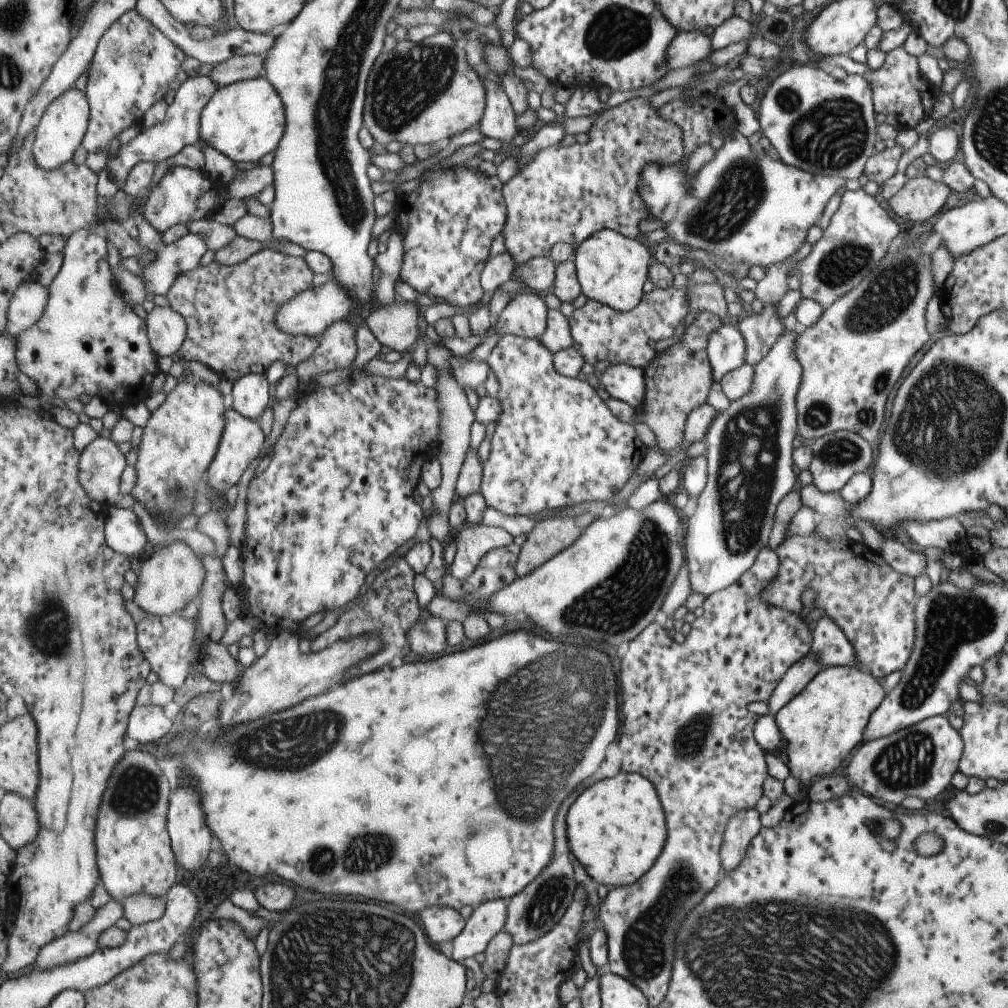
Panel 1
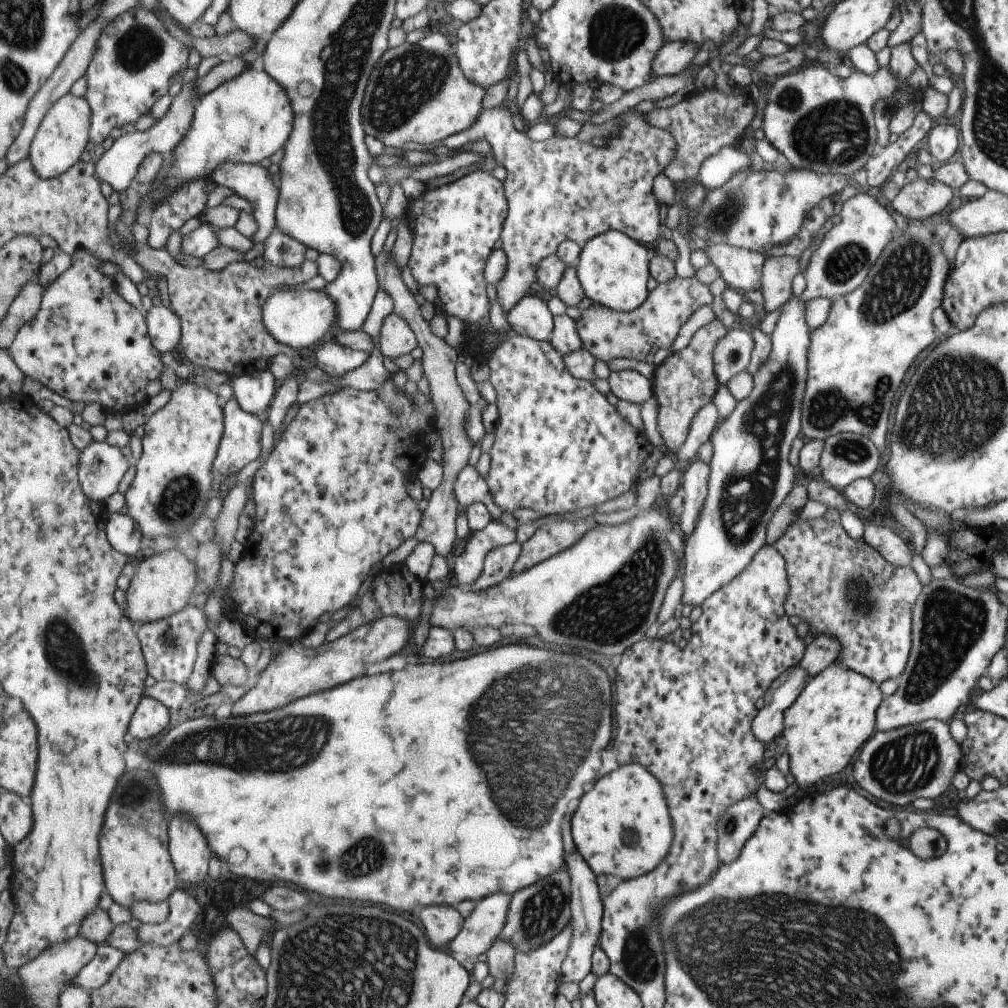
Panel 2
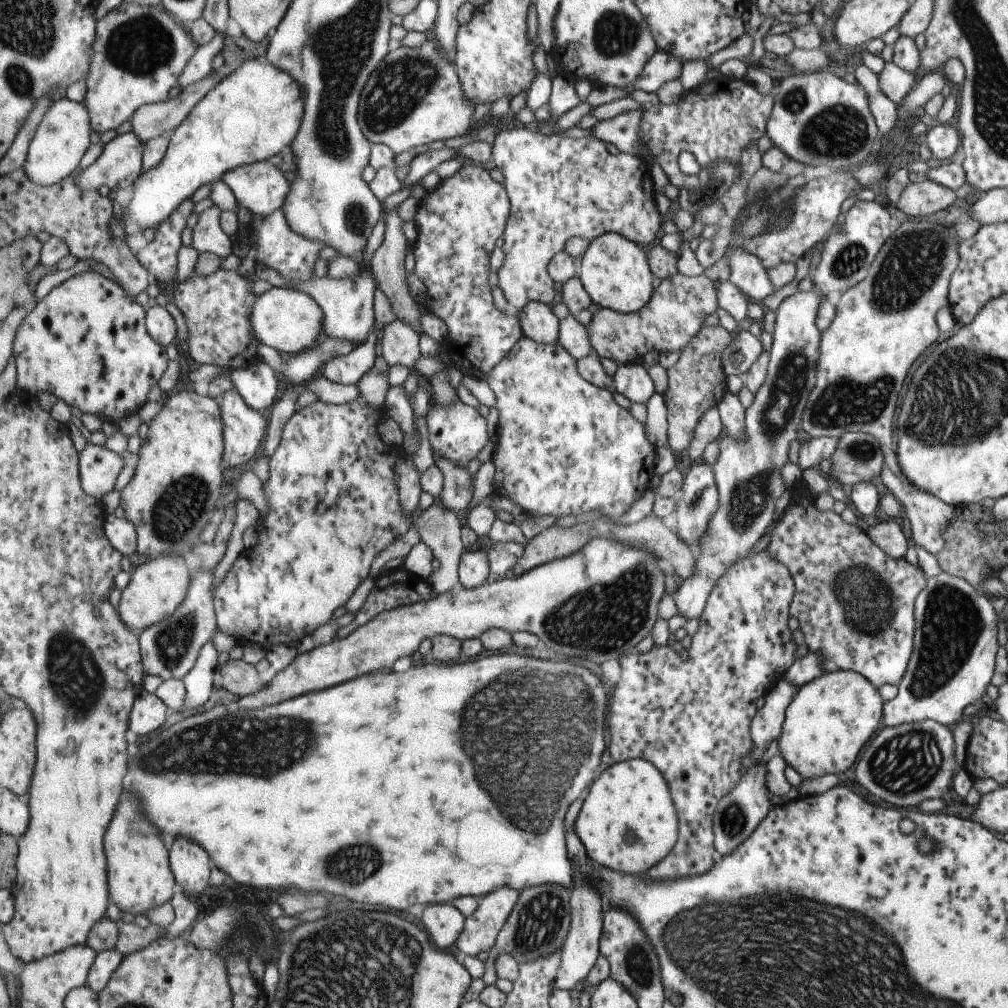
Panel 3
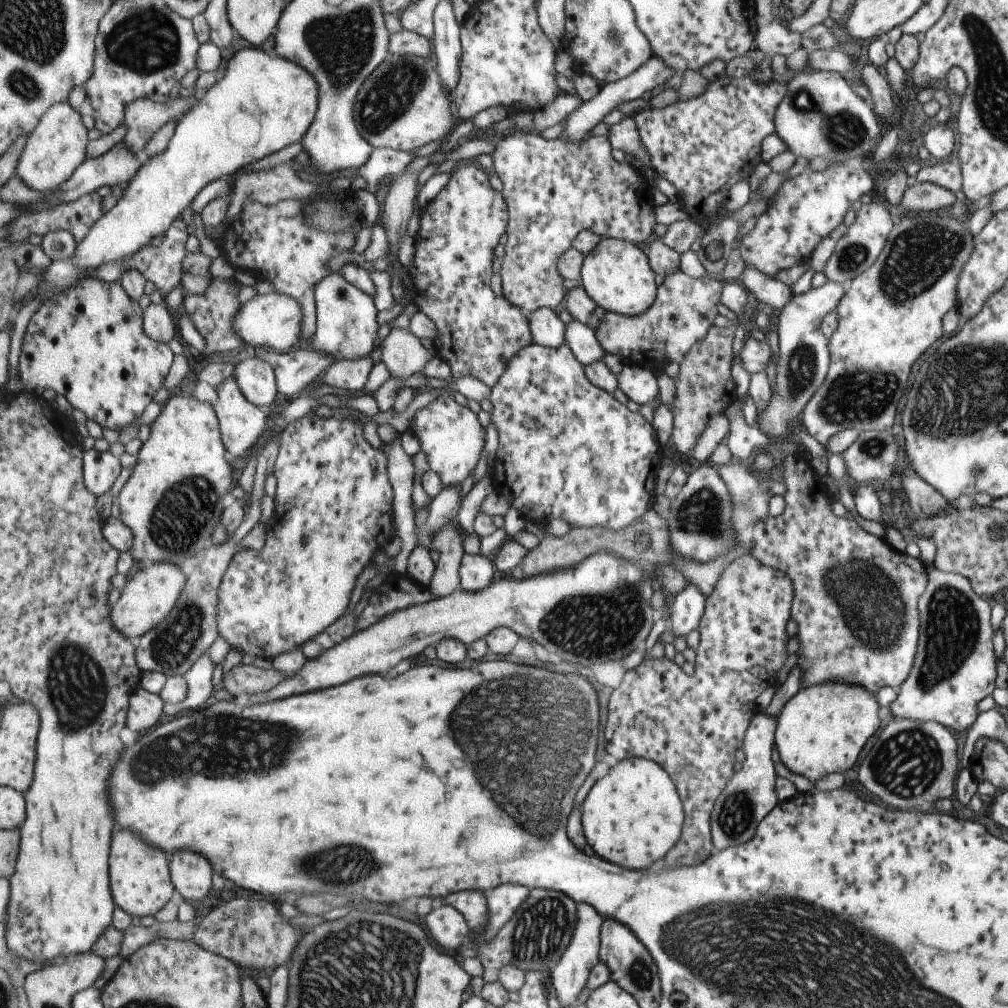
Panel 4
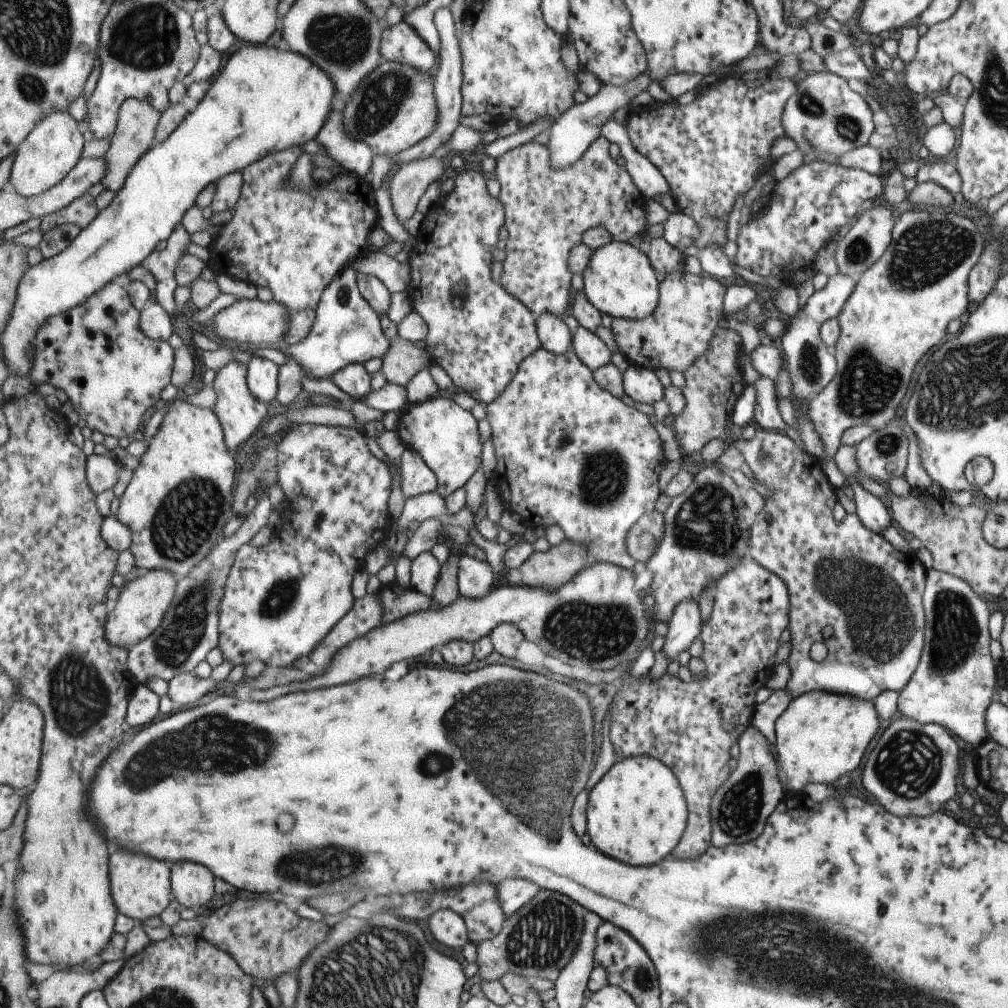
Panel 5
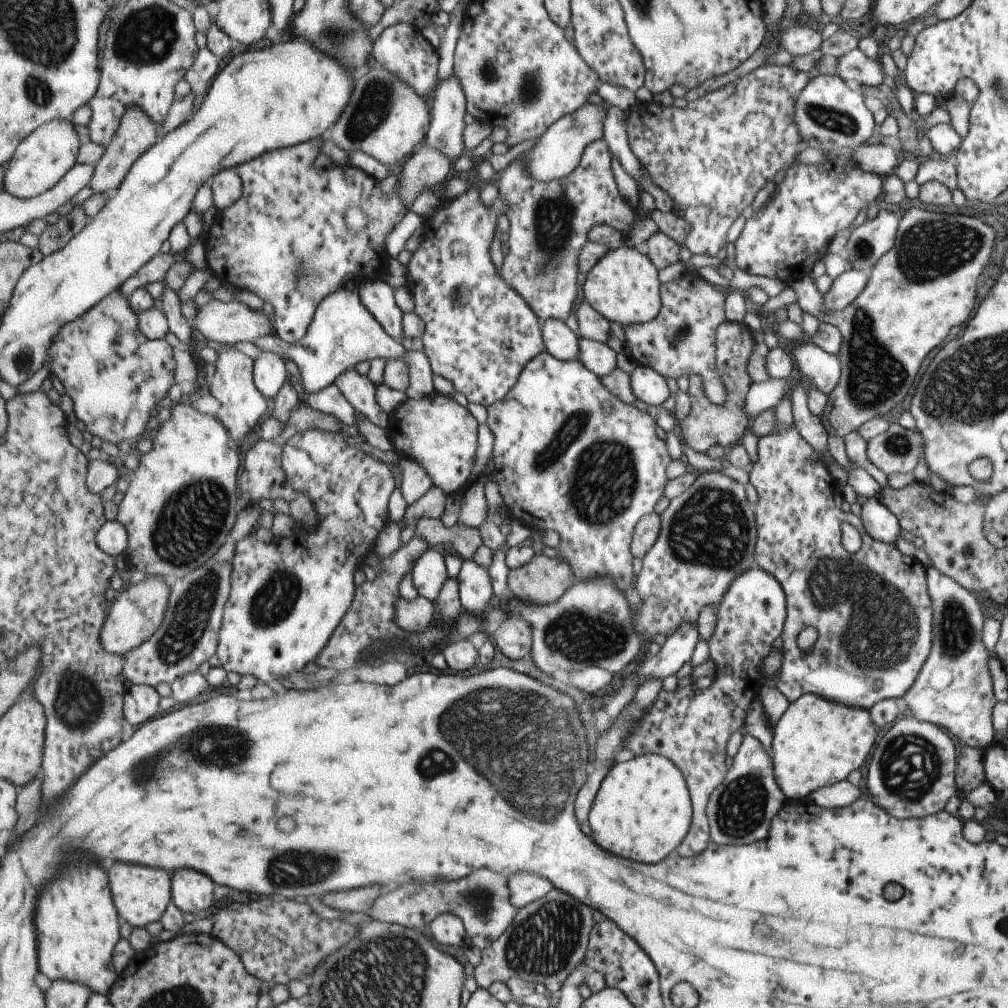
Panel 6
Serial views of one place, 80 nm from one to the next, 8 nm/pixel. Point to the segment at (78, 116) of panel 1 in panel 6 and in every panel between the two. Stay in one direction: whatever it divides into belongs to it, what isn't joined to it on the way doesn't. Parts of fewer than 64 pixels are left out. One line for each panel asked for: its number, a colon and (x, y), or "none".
2: (65, 132)
3: (64, 135)
4: (57, 147)
5: (51, 152)
6: (51, 152)

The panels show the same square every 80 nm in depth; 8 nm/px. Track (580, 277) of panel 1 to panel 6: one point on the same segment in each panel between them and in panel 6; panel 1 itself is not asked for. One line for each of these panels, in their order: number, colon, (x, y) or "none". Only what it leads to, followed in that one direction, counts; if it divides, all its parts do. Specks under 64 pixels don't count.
2: (612, 269)
3: (614, 272)
4: (615, 273)
5: (618, 281)
6: (623, 287)

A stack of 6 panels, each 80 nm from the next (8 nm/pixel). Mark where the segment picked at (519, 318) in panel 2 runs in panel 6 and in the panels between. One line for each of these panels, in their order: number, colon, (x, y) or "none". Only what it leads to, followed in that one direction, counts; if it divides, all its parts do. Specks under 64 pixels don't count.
3: (538, 323)
4: (548, 330)
5: (554, 336)
6: (561, 343)

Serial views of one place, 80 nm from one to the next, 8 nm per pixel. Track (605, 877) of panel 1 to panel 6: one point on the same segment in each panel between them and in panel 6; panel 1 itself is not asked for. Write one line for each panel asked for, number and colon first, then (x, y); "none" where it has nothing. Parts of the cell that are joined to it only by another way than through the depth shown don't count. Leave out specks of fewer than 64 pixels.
2: (621, 827)
3: (627, 823)
4: (632, 816)
5: (636, 813)
6: (641, 812)

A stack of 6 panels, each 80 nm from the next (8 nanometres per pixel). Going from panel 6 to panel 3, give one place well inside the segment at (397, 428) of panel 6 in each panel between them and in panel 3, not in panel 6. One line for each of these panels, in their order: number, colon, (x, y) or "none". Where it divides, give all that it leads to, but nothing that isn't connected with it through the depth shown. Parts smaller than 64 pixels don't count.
3: (459, 432)
4: (452, 436)
5: (447, 436)

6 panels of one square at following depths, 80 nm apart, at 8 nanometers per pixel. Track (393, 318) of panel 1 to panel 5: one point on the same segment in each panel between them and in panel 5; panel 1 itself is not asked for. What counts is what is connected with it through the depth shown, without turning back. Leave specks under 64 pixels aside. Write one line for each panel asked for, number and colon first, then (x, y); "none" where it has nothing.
2: (396, 337)
3: (399, 343)
4: (402, 352)
5: (405, 360)

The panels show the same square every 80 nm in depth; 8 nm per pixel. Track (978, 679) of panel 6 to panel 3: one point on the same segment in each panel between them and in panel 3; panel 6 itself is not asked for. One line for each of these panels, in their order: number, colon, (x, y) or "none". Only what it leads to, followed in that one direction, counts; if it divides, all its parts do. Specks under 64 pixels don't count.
3: (955, 627)
4: (953, 668)
5: (955, 676)

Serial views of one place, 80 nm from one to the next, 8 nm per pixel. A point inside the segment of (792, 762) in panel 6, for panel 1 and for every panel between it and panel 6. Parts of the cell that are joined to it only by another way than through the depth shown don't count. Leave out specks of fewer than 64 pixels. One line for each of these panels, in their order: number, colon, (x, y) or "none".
1: (820, 725)
2: (833, 715)
3: (829, 719)
4: (820, 729)
5: (819, 737)

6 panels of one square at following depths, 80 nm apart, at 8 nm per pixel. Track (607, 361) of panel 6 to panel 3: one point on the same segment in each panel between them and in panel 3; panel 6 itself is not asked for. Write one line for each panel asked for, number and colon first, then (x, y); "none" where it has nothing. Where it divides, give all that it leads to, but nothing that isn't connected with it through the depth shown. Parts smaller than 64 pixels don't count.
3: (572, 335)
4: (582, 341)
5: (585, 345)

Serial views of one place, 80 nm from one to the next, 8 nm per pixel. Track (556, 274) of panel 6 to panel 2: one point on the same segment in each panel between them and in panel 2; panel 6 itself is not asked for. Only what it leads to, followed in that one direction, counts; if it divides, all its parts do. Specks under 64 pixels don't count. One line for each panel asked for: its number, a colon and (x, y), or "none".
2: (560, 189)
3: (560, 187)
4: (555, 189)
5: (548, 210)

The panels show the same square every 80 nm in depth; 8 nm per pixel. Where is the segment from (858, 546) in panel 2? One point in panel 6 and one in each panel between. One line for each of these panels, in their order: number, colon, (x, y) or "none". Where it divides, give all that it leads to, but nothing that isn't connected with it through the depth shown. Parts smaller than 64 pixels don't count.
3: (854, 604)
4: (854, 599)
5: (848, 588)
6: (858, 627)

